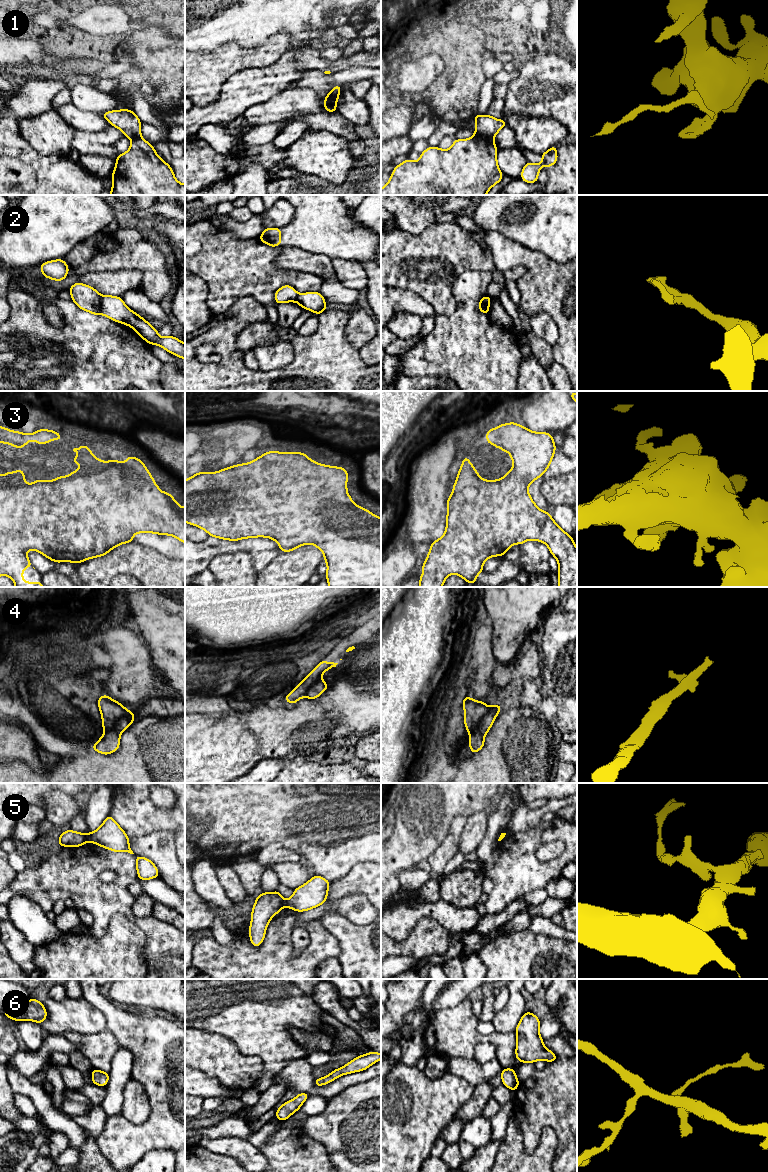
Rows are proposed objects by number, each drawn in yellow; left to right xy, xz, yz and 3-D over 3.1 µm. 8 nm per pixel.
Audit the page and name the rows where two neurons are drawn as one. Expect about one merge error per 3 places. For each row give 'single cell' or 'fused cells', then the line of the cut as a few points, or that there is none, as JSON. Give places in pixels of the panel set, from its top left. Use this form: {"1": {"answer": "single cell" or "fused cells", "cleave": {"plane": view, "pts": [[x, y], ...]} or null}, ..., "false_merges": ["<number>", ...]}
{"1": {"answer": "fused cells", "cleave": {"plane": "yz", "pts": [[475, 133], [492, 140]]}}, "2": {"answer": "fused cells", "cleave": {"plane": "xy", "pts": [[102, 296], [101, 311], [99, 313]]}}, "3": {"answer": "single cell", "cleave": null}, "4": {"answer": "fused cells", "cleave": {"plane": "yz", "pts": [[491, 707], [480, 724], [469, 732]]}}, "5": {"answer": "fused cells", "cleave": {"plane": "xy", "pts": [[88, 835], [89, 840]]}}, "6": {"answer": "single cell", "cleave": null}, "false_merges": ["1", "2", "4", "5"]}

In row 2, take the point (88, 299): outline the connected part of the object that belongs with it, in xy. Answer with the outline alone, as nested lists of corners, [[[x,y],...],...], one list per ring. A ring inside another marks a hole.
[[[81,282],[73,284],[69,292],[72,301],[81,310],[90,312],[93,315],[101,313],[101,294],[93,287],[85,285]]]

